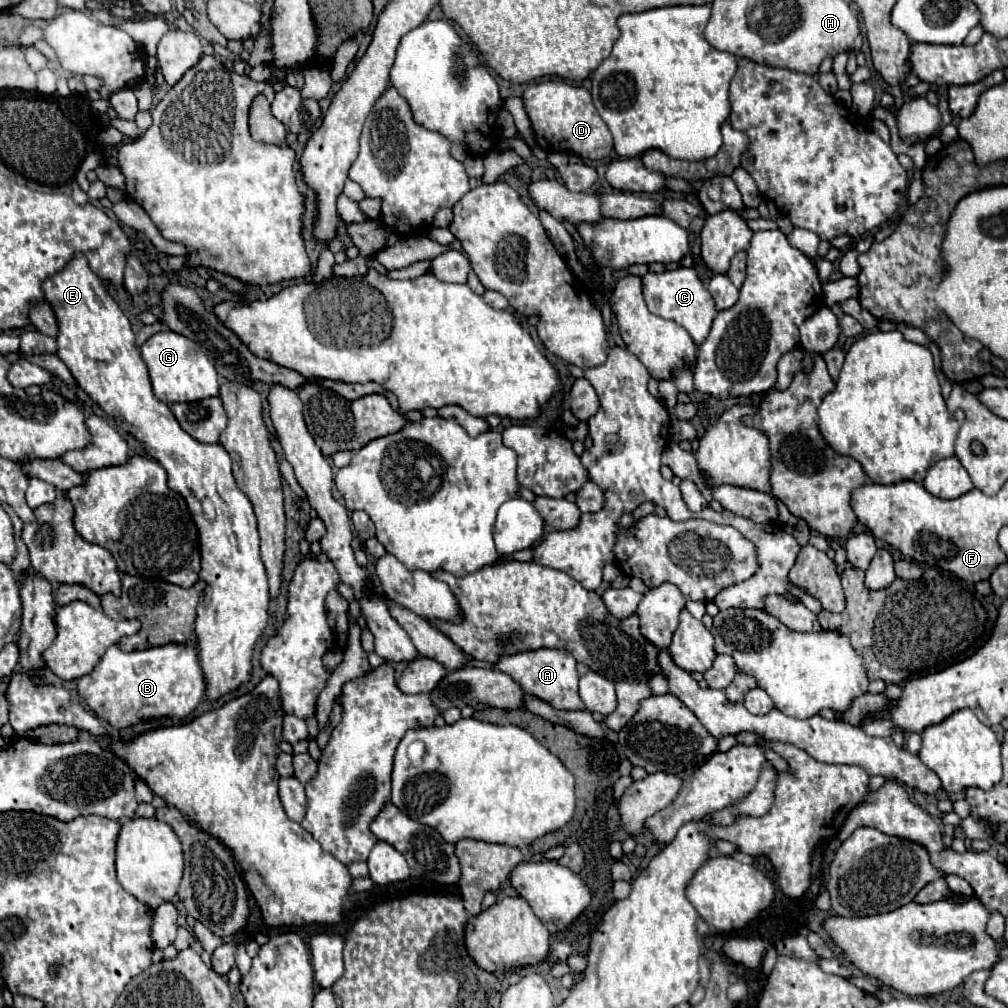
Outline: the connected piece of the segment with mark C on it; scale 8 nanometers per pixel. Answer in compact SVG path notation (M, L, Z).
M677 268L677 270L667 270L661 274L647 272L643 276L643 296L645 296L647 308L655 316L673 320L679 326L683 326L691 334L695 344L701 344L707 338L713 318L717 316L713 296L707 292L707 288L703 286L703 282L699 280L699 276L693 268Z

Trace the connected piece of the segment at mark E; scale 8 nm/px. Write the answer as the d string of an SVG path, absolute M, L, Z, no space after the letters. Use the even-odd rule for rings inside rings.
M75 252L73 260L47 278L43 284L45 302L51 304L59 334L57 334L57 356L75 376L77 384L111 416L115 418L125 432L133 434L139 442L143 442L145 450L155 458L165 470L167 470L167 484L171 490L179 492L189 506L189 512L193 514L193 520L199 528L199 540L201 540L201 578L205 580L207 588L203 590L201 602L197 606L197 622L195 622L195 634L197 634L197 648L201 656L201 668L207 676L207 698L217 700L225 692L235 690L239 684L247 682L251 678L251 654L253 646L263 634L263 628L267 626L267 608L269 608L269 586L267 586L267 574L265 566L261 562L259 554L259 534L257 534L257 520L255 512L251 508L251 502L247 496L237 488L233 476L231 476L231 458L227 450L221 444L201 444L195 438L191 438L175 420L171 406L157 400L151 388L151 380L147 374L147 366L139 356L139 350L135 346L135 334L131 330L131 324L123 310L119 308L117 300L109 294L103 280L91 270L87 258L83 252ZM209 498L215 504L215 520L209 522L203 516L201 500Z

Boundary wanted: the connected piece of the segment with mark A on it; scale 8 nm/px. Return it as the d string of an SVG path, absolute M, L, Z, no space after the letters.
M541 648L541 650L535 650L535 652L521 652L521 654L515 654L515 656L503 656L503 660L499 660L495 664L495 668L505 672L507 676L511 676L527 694L549 702L553 708L585 710L585 704L579 696L577 662L575 662L575 658L567 656L565 652Z

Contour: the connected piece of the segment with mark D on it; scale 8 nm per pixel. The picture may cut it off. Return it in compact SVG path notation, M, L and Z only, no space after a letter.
M545 80L527 86L523 92L523 104L531 118L537 146L547 154L553 152L575 152L585 160L599 160L609 156L613 138L607 124L597 114L591 94L583 86L573 86L563 80Z

